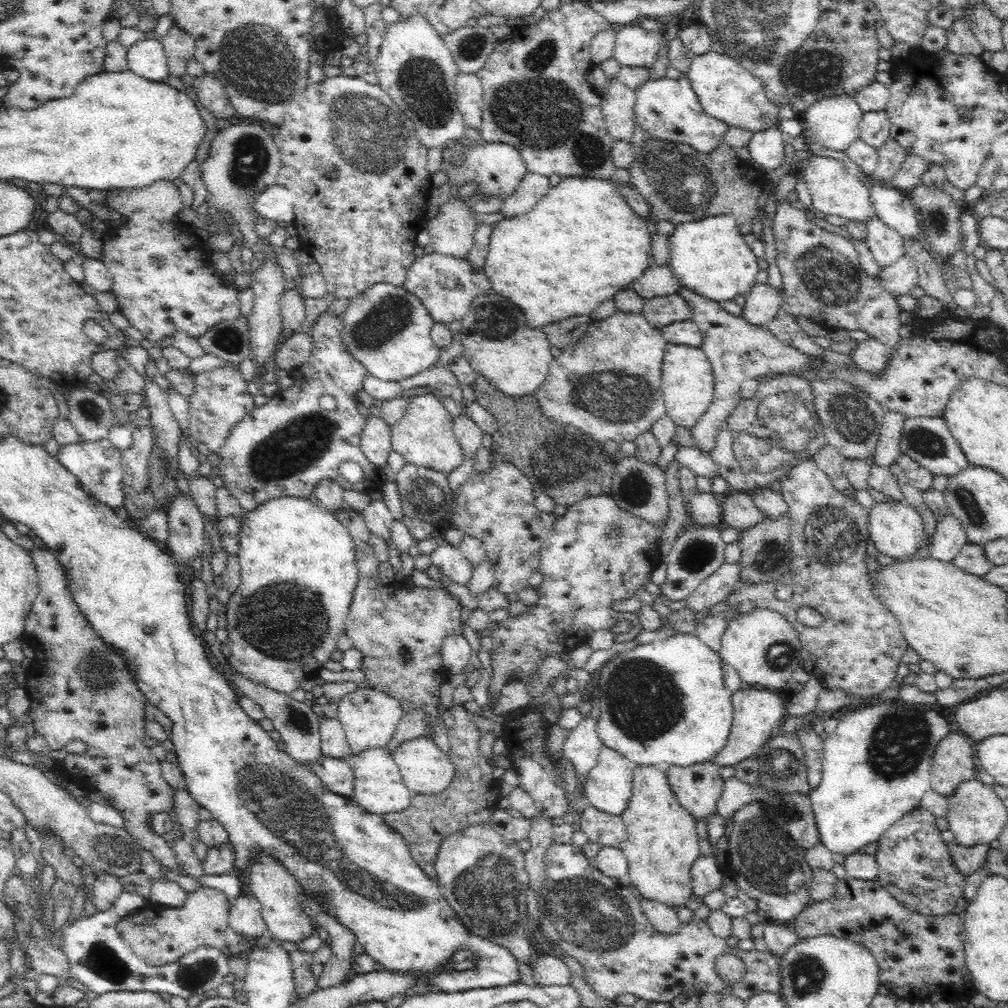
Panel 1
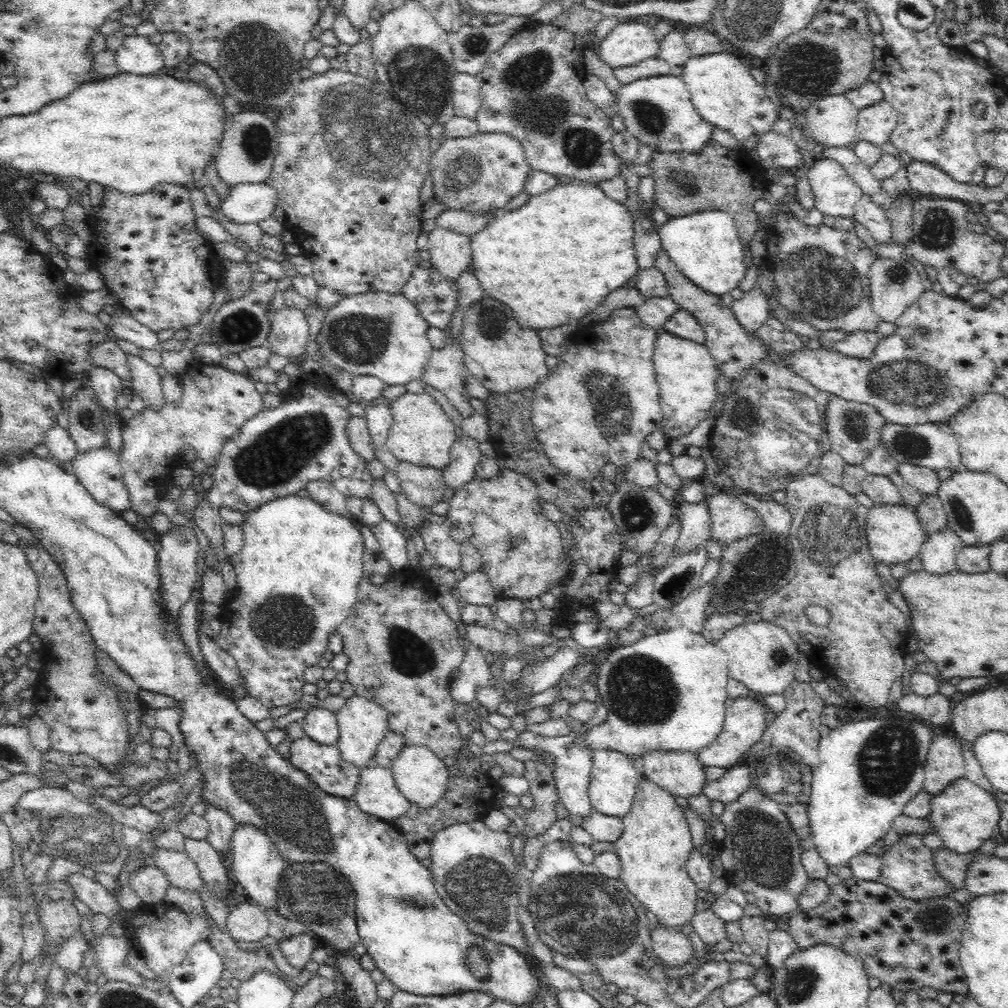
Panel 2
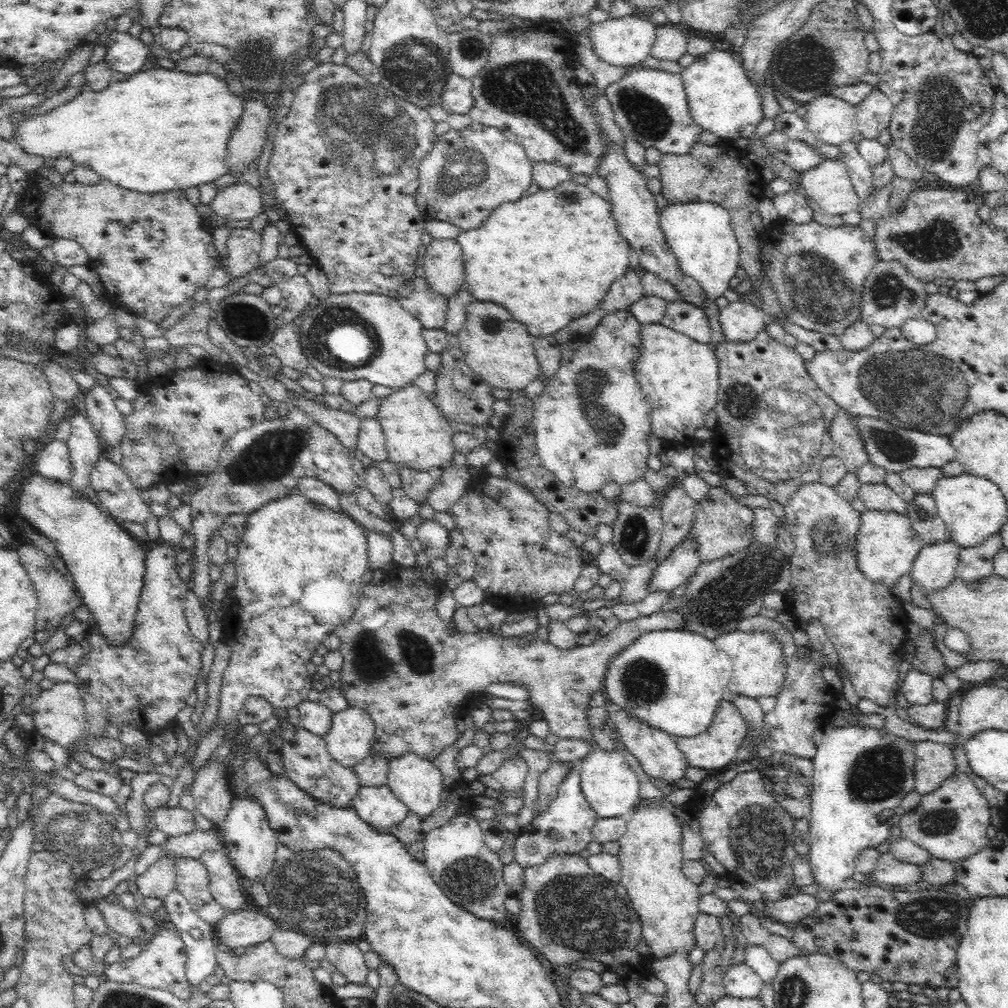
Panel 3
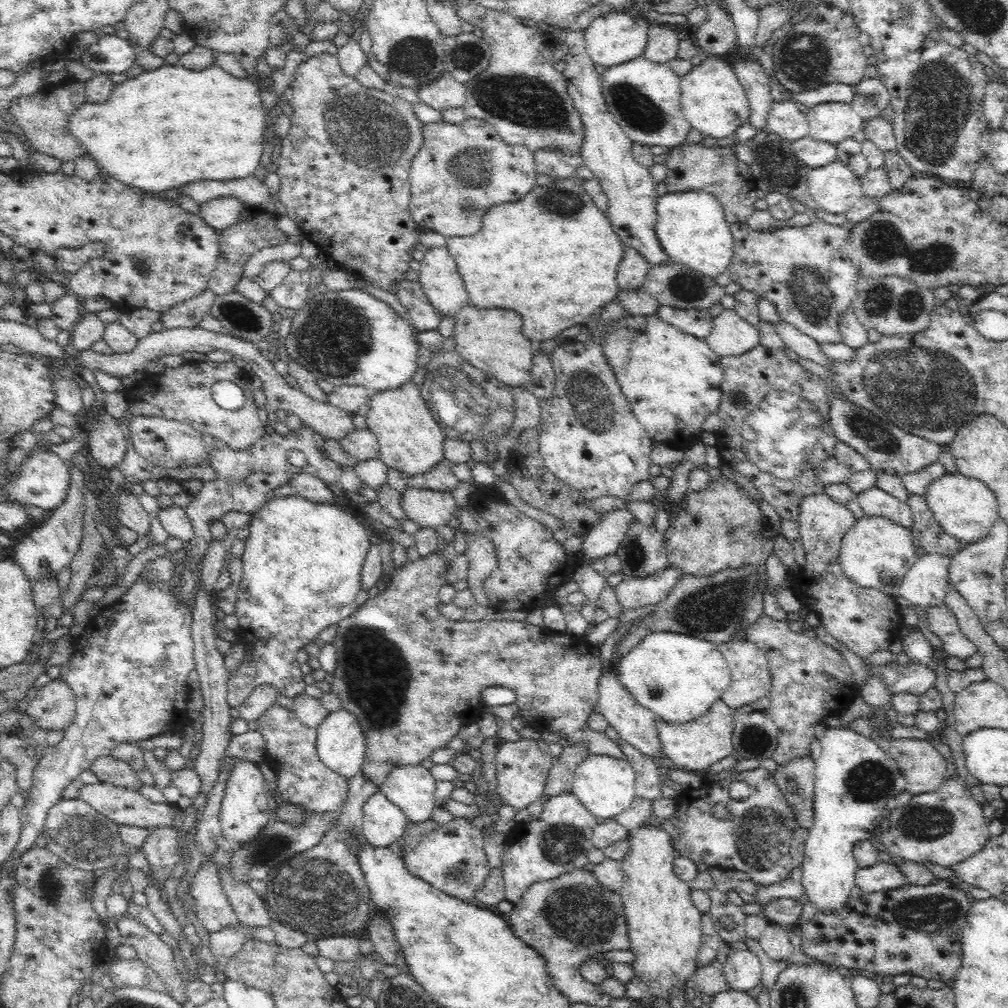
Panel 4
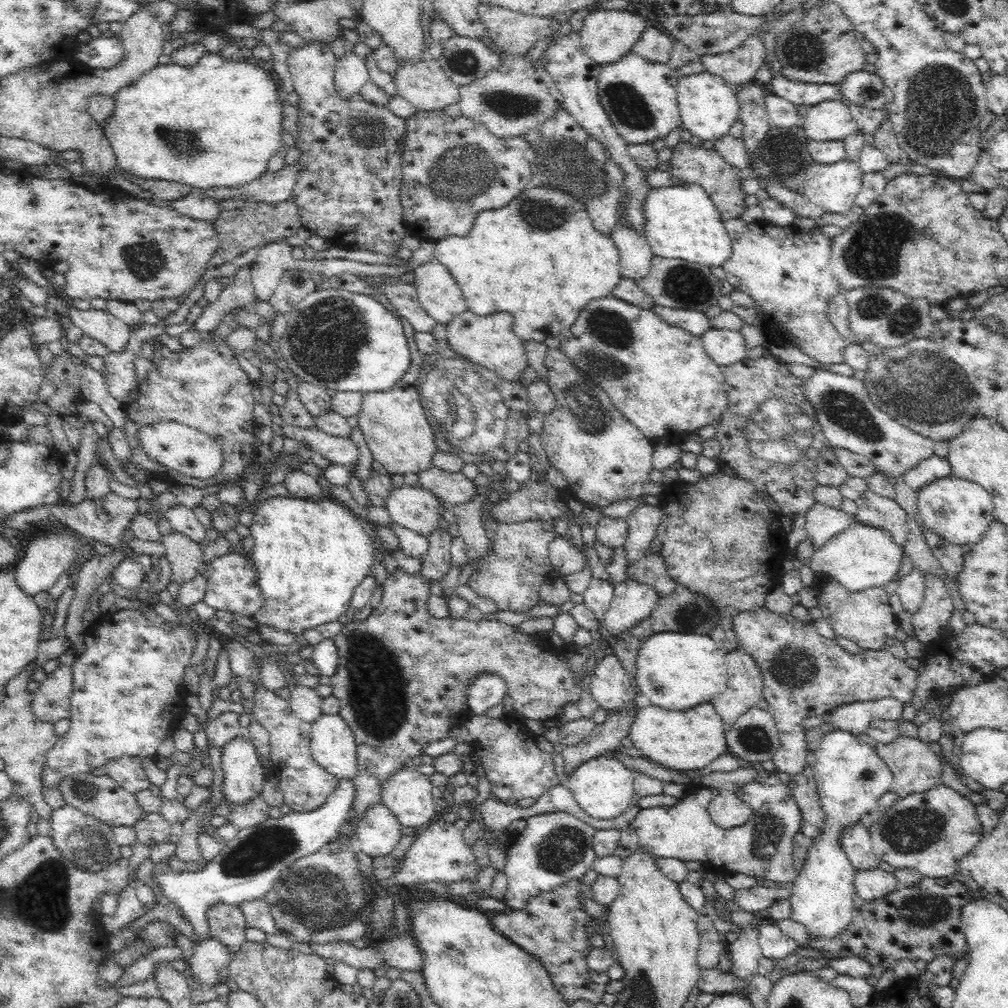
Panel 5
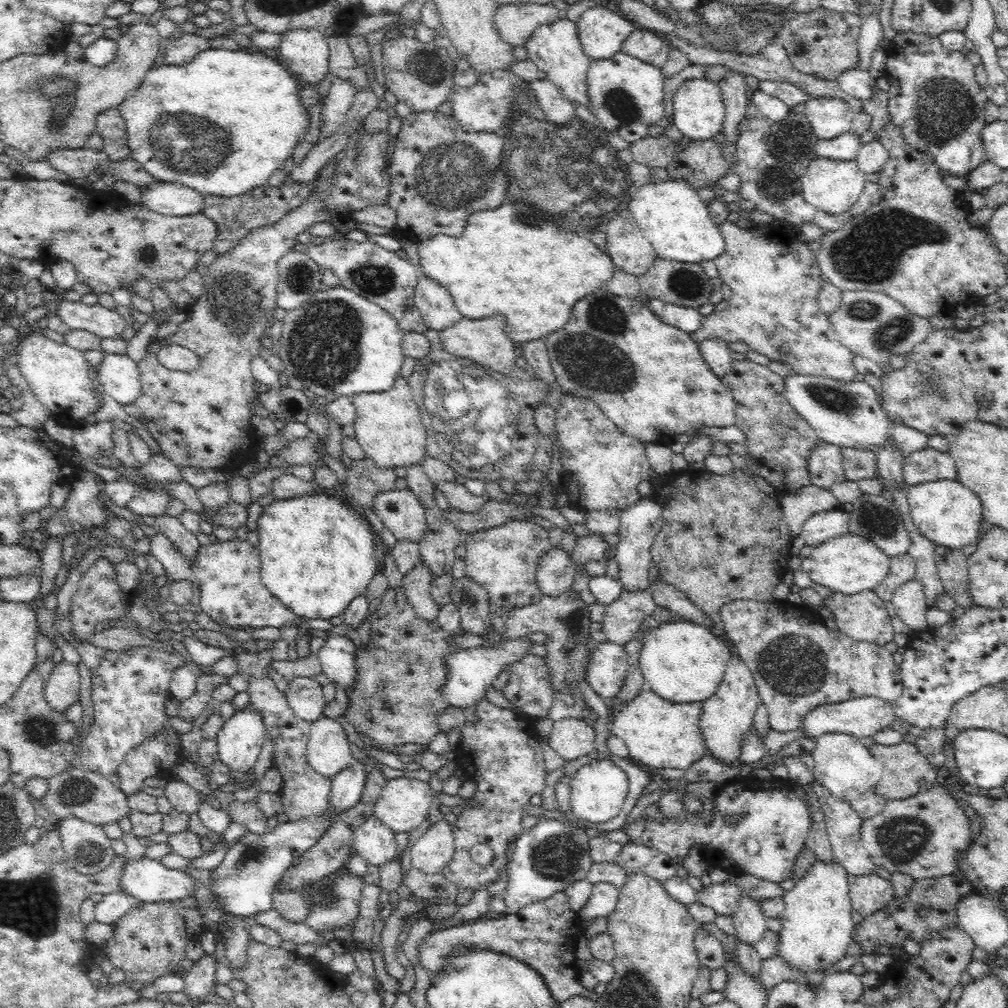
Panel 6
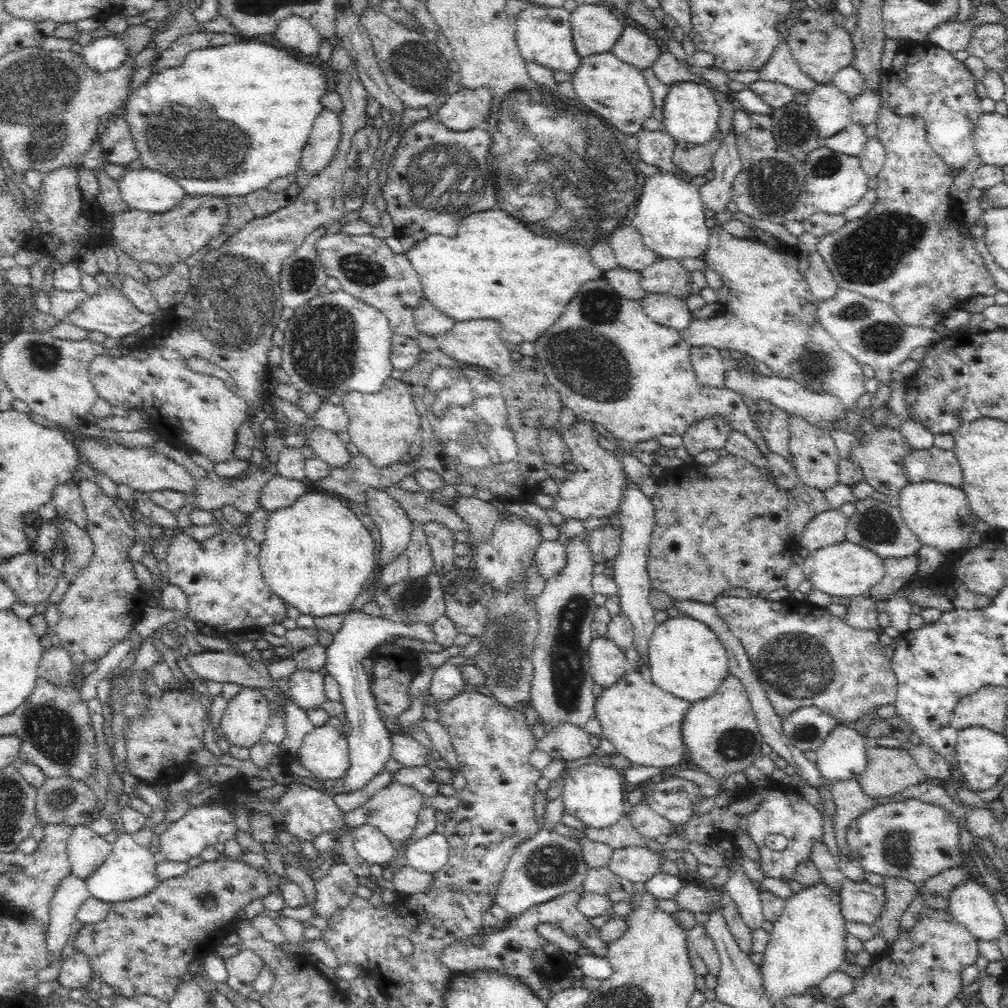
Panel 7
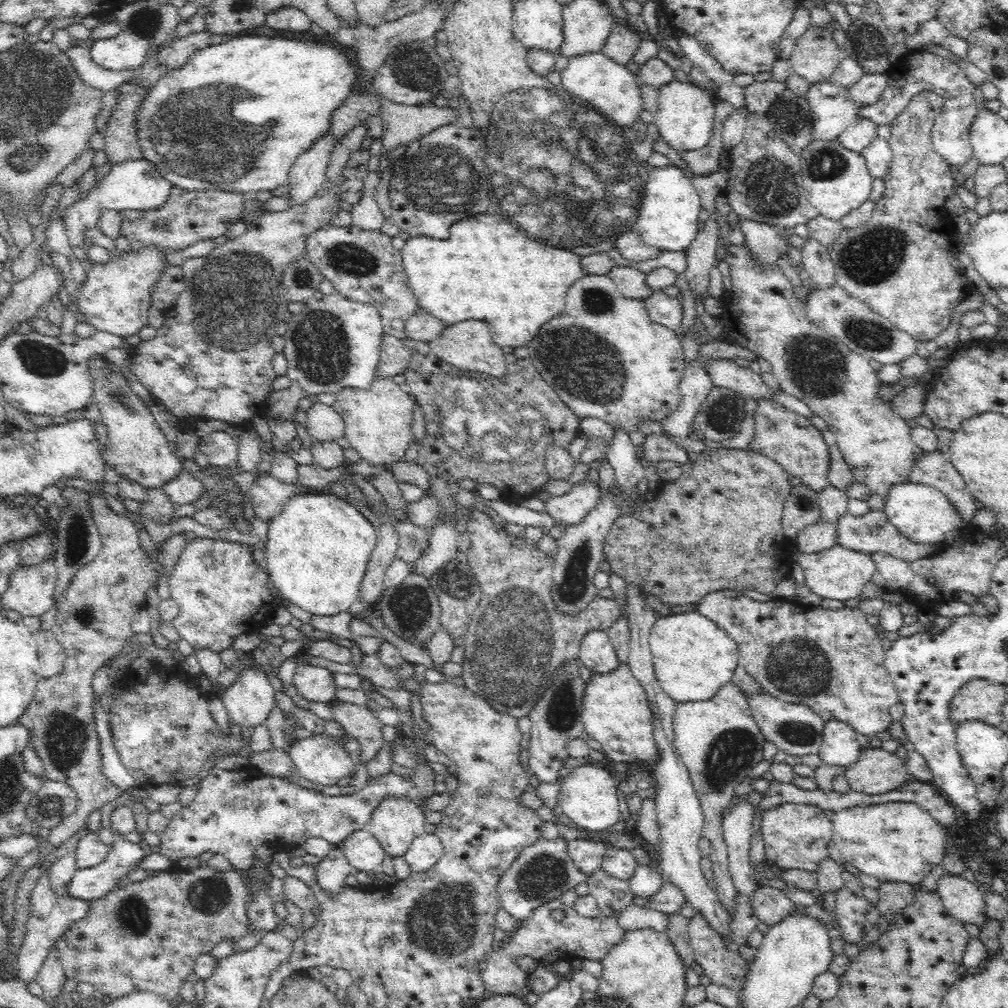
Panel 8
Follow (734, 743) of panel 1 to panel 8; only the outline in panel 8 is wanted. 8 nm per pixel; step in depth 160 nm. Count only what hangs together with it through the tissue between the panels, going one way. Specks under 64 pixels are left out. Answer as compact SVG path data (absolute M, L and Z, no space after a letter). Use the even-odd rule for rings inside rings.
M619 663L612 672L604 674L592 672L589 680L586 681L582 707L583 732L590 739L594 739L602 745L601 752L606 756L608 762L624 762L635 765L640 761L650 764L658 756L659 751L653 740L652 714L647 697L627 664ZM609 738L628 741L632 752L625 754L612 750L608 746Z

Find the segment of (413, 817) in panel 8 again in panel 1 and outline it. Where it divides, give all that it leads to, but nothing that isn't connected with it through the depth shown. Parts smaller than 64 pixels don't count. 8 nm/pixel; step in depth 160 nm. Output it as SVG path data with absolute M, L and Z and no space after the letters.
M424 736L400 744L393 760L412 794L430 797L445 792L455 776L449 756Z

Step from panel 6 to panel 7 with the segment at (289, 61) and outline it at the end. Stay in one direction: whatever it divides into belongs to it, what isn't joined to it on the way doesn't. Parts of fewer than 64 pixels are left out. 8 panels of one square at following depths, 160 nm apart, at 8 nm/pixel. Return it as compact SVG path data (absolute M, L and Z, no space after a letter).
M293 15L284 18L273 34L290 51L298 55L316 56L322 40L321 34L304 18Z

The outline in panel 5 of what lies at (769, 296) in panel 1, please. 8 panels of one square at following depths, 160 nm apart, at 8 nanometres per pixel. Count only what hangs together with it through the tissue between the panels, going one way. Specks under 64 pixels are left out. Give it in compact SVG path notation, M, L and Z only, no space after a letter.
M711 328L700 339L709 358L720 368L731 366L746 357L747 348L740 332Z

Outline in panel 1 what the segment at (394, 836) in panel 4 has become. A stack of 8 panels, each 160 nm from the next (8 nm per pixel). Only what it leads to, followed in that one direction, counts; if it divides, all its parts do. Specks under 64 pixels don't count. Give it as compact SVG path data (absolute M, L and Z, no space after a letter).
M374 748L358 755L347 756L348 764L354 772L353 795L350 797L363 809L372 814L385 815L402 812L410 806L414 794L405 786L399 768L387 750Z

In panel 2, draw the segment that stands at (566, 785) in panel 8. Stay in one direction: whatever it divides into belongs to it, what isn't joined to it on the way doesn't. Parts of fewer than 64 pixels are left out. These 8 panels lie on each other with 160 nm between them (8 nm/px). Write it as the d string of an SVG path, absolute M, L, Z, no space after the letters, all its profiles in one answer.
M614 750L592 751L592 769L588 786L588 796L594 809L606 816L623 818L630 812L635 799L636 787L640 780L640 774L628 755Z

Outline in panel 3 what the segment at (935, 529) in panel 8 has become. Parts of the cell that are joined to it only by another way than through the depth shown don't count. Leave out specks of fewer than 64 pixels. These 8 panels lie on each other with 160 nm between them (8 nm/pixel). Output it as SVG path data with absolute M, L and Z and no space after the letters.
M966 472L955 477L942 477L934 486L931 496L935 501L939 517L944 521L951 540L961 548L974 547L1006 522L1006 502L1002 491L991 480L972 476Z

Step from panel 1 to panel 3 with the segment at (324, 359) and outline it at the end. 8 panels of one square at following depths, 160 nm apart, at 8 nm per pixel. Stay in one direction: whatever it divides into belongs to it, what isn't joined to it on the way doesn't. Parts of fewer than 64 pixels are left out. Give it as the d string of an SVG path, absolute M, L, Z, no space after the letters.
M291 407L287 418L284 420L266 420L255 424L253 427L239 430L233 437L224 441L219 453L219 465L208 476L205 485L191 495L189 501L192 524L192 537L194 546L189 561L192 575L189 582L190 589L200 599L200 605L205 611L209 611L210 595L210 562L209 548L211 536L217 532L228 515L243 513L248 516L259 510L268 502L279 500L288 495L290 488L296 487L302 477L314 477L330 485L337 493L352 493L356 486L364 487L364 465L346 448L331 432L323 426L312 421L306 413L300 409Z

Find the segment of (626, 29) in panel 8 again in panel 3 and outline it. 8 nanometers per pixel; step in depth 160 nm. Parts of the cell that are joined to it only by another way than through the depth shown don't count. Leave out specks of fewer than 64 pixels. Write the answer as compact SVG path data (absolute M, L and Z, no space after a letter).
M668 23L658 26L650 54L660 60L677 61L686 54L688 37L681 26Z

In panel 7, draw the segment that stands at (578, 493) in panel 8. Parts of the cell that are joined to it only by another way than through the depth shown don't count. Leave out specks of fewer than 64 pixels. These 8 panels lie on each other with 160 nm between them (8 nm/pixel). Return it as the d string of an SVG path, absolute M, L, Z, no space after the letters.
M576 423L570 427L563 428L563 439L571 450L571 468L578 468L574 474L574 480L586 482L592 490L586 490L584 496L576 498L553 498L554 504L552 509L558 511L565 519L572 518L582 521L587 518L603 518L610 514L618 513L624 490L624 467L617 457L612 457L607 450L602 449L594 436L599 431L598 426L593 423Z

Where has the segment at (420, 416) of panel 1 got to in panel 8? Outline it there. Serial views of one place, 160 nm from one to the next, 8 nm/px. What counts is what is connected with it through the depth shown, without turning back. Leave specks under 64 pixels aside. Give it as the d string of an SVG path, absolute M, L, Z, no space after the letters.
M381 377L372 380L370 388L362 390L346 387L335 393L335 395L336 399L332 407L344 421L343 436L350 447L356 449L362 459L366 460L368 464L377 467L388 466L404 459L404 452L412 443L412 416L414 416L413 397L404 386L396 384L392 377Z

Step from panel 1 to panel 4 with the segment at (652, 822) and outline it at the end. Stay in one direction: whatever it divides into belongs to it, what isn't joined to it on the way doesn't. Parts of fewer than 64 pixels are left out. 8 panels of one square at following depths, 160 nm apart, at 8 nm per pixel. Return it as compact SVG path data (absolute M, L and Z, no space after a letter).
M642 826L632 830L628 838L629 852L620 860L624 880L617 893L626 917L628 950L634 956L630 965L647 988L645 997L669 1002L671 994L683 990L698 969L702 913L692 904L689 883L674 875L675 849L665 830Z

